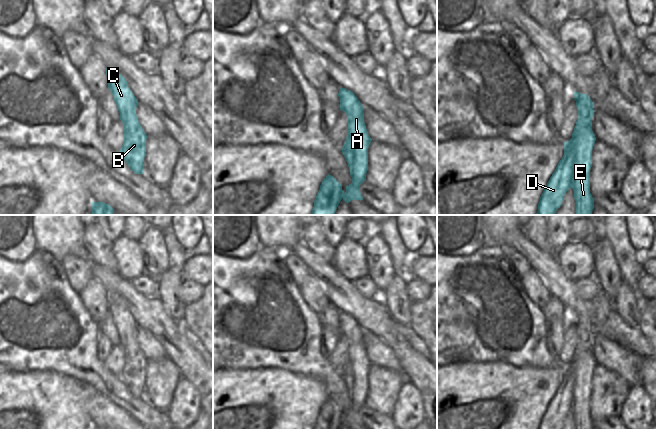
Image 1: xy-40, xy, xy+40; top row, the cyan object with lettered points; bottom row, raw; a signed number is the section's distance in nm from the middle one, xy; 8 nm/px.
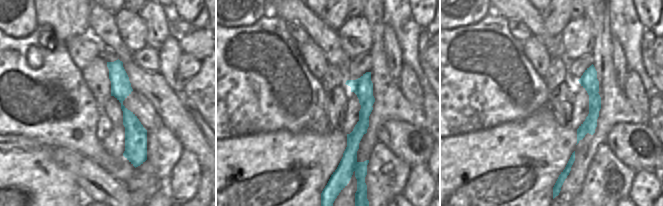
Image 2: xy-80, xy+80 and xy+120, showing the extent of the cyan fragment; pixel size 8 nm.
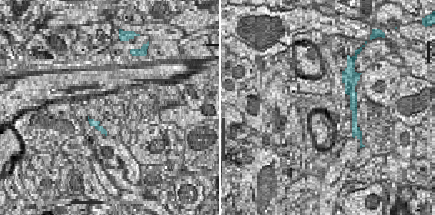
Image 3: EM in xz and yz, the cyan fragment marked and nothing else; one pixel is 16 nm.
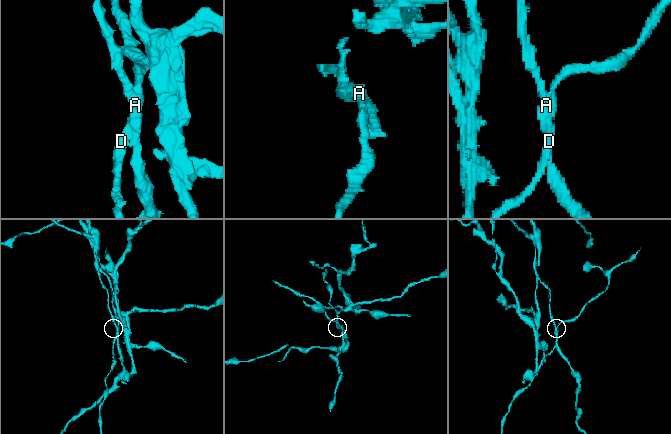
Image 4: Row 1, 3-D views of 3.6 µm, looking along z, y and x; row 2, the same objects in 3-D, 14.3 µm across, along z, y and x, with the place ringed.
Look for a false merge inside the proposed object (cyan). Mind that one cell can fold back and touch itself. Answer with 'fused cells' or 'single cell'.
fused cells

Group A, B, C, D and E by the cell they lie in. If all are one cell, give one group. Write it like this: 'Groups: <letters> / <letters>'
Groups: A B C E / D.

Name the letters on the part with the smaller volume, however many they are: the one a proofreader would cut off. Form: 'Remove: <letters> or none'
Remove: D

